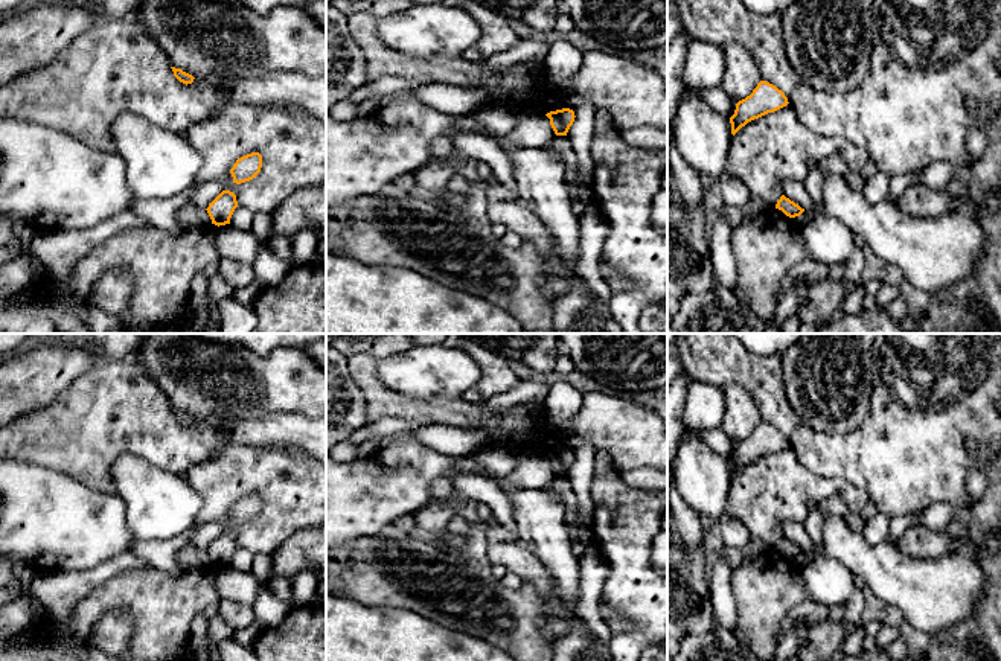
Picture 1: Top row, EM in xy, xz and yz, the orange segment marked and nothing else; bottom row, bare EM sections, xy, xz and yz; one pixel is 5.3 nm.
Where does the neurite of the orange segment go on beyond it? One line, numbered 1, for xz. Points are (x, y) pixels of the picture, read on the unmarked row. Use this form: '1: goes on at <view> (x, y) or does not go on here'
1: does not go on here

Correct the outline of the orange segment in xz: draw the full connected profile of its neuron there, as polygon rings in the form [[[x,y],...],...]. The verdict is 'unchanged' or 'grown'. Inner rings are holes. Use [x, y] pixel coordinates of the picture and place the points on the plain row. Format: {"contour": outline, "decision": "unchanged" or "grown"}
{"contour": [[[562,449],[545,455],[550,460],[550,466],[556,477],[567,477],[570,468],[574,463],[574,452]]], "decision": "unchanged"}

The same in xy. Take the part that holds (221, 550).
{"contour": [[[222,532],[206,550],[212,565],[225,567],[230,565],[230,559],[238,548],[236,536],[230,532]]], "decision": "unchanged"}

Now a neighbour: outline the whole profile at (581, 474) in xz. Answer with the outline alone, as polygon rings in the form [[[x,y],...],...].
[[[587,442],[574,452],[574,463],[570,468],[567,478],[571,484],[571,495],[577,498],[576,522],[568,524],[568,535],[573,542],[584,542],[591,532],[591,519],[594,515],[594,501],[590,493],[590,486],[596,471],[596,449]]]

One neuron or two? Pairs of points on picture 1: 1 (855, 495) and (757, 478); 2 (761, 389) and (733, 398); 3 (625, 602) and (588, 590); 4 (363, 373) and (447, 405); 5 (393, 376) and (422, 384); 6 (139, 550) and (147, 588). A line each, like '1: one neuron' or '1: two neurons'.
1: one neuron
2: two neurons
3: two neurons
4: one neuron
5: one neuron
6: two neurons

